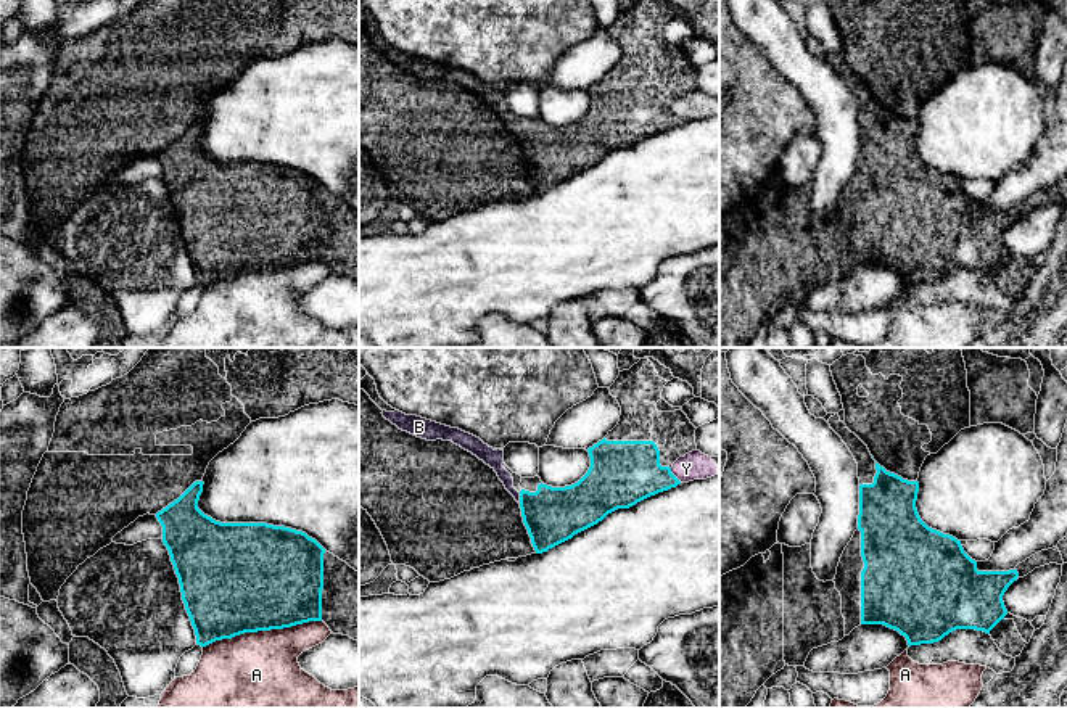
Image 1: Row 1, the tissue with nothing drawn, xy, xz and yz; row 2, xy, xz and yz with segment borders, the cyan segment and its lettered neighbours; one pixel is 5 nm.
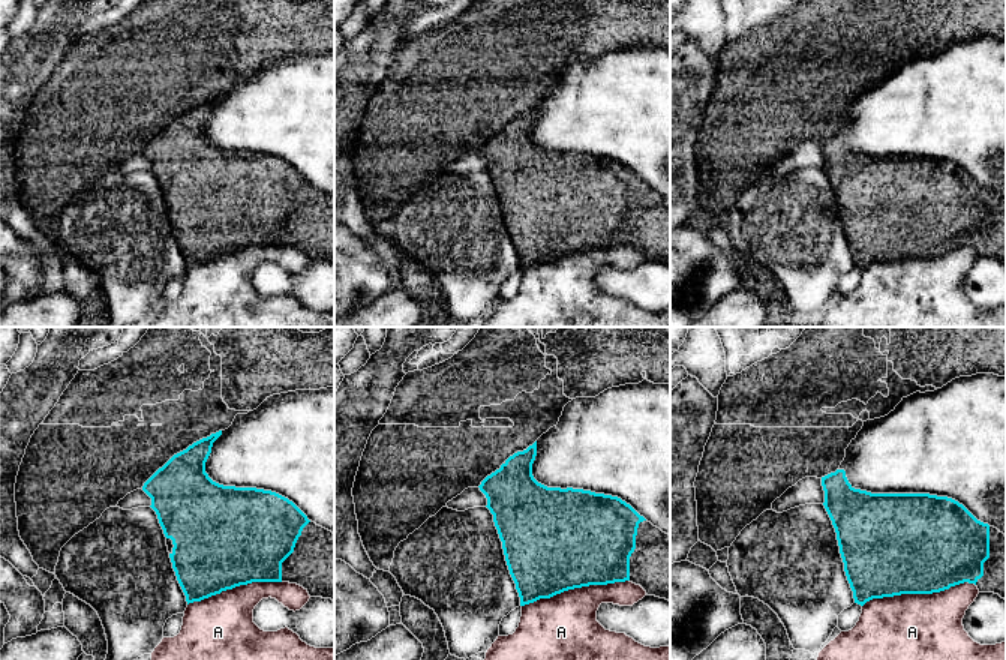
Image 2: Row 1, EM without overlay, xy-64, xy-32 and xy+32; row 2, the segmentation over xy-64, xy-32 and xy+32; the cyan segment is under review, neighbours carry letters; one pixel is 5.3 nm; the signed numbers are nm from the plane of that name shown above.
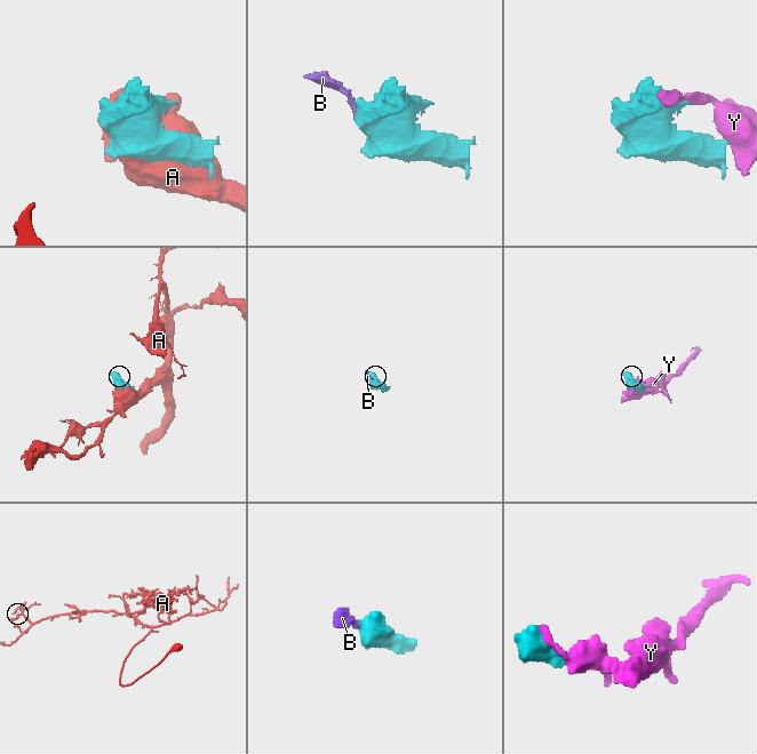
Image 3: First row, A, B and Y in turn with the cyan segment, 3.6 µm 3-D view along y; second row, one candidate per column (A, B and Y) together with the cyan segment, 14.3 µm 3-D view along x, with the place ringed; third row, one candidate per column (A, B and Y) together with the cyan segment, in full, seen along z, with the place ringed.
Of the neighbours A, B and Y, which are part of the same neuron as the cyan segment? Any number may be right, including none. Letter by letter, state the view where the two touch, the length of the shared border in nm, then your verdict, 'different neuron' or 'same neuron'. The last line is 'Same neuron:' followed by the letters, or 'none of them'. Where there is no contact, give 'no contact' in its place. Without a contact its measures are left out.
A: contact in xy; length 600 nm; different neuron
B: contact in xz; length 60 nm; same neuron
Y: contact in xz; length 90 nm; different neuron
Same neuron: B

